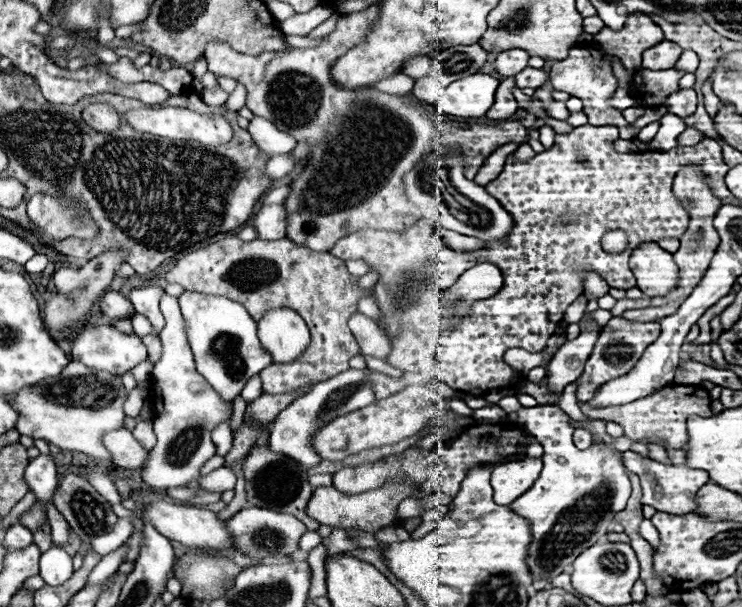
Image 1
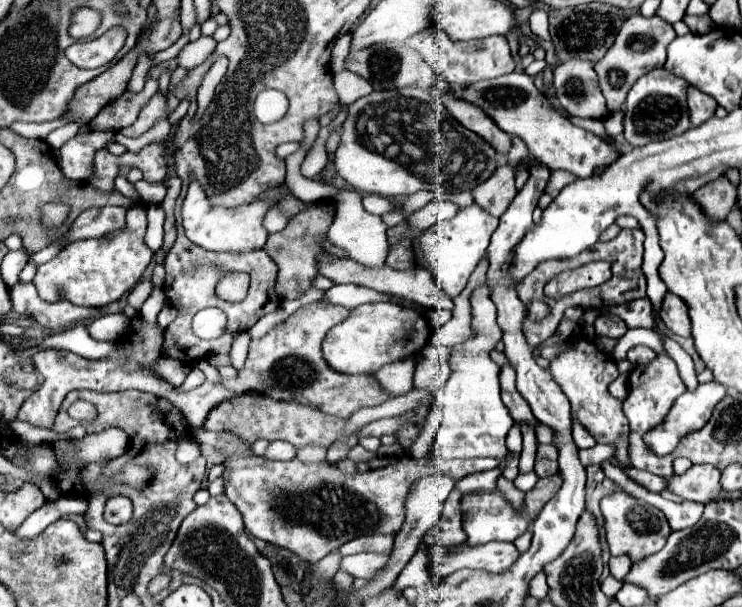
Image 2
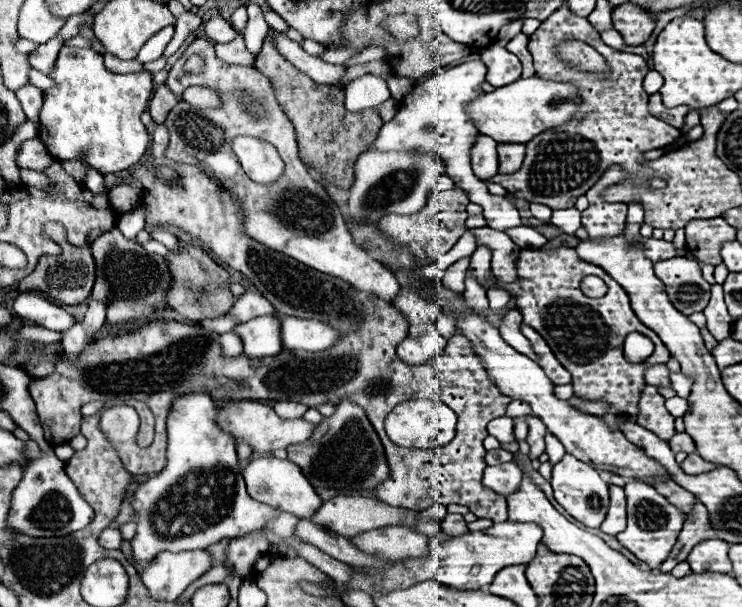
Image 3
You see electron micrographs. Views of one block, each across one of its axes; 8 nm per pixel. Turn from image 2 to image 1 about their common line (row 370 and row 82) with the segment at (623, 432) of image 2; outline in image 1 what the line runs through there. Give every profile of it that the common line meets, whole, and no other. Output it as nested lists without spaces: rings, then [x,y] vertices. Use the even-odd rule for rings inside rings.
[[[570,48],[570,54],[566,60],[554,62],[552,70],[550,70],[550,84],[554,90],[560,92],[568,92],[570,96],[576,96],[584,102],[584,114],[588,116],[588,122],[592,126],[604,126],[604,124],[616,124],[619,128],[620,138],[633,139],[636,138],[638,130],[632,130],[630,124],[626,122],[624,116],[620,114],[620,110],[612,108],[608,104],[608,98],[616,92],[618,88],[618,78],[614,76],[614,60],[618,60],[616,56],[610,54],[602,54],[596,48]]]

